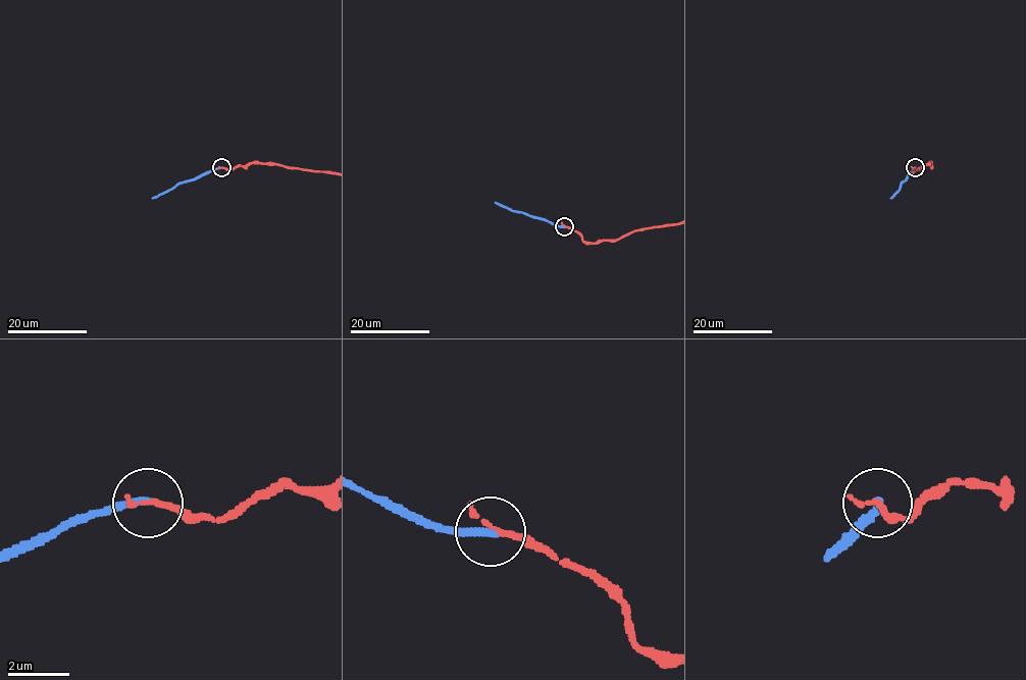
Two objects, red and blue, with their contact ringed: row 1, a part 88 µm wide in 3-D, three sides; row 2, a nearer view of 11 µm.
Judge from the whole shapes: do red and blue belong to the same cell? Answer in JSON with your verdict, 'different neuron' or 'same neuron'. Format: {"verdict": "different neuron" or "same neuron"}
{"verdict": "same neuron"}

